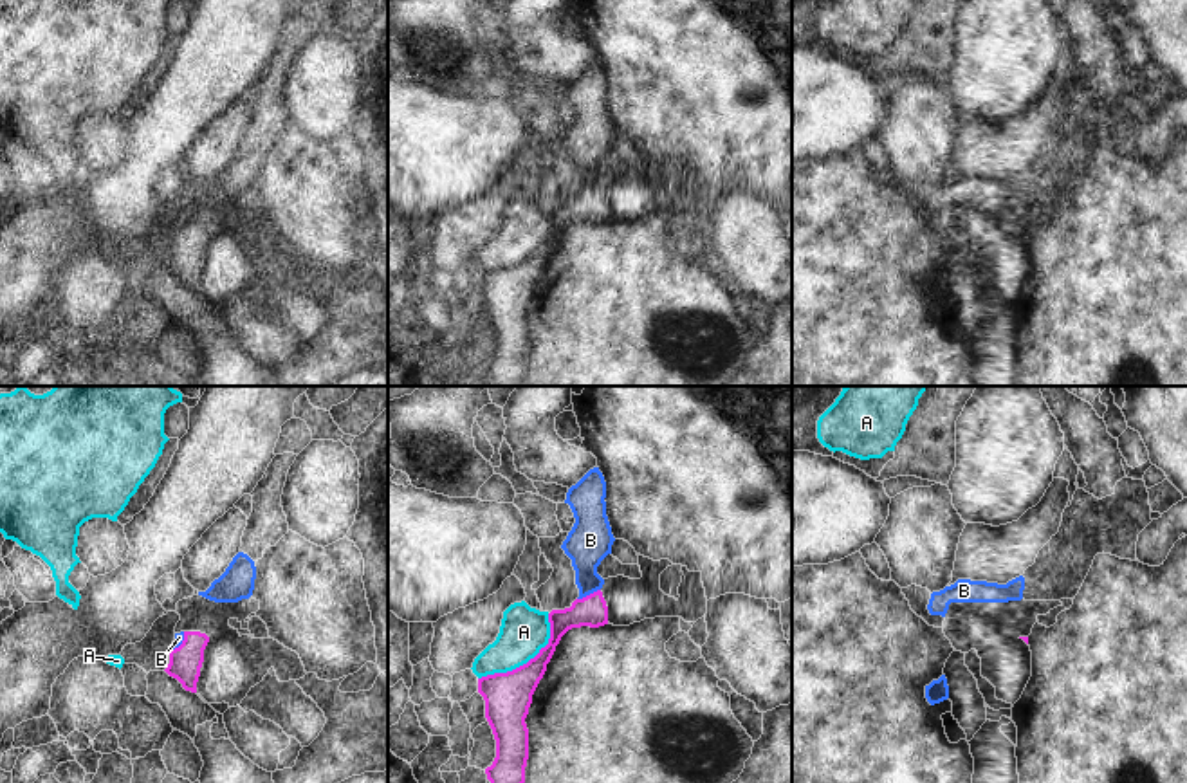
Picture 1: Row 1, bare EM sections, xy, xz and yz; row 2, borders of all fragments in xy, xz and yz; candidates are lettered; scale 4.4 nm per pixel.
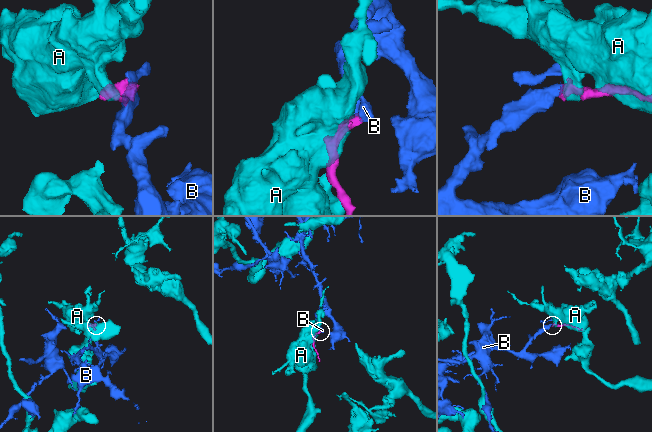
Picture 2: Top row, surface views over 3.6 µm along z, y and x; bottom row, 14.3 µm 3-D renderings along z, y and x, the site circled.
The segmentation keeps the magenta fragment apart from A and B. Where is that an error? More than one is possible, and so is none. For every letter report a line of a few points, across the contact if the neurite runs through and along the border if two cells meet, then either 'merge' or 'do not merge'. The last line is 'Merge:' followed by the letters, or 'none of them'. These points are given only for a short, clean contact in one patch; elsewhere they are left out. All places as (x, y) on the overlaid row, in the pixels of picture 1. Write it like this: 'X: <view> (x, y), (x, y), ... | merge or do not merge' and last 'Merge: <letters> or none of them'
A: xz (549, 614), (549, 641), (533, 657), (511, 670), (478, 679) | do not merge
B: xz (590, 610), (590, 594), (590, 540) | merge
Merge: B

